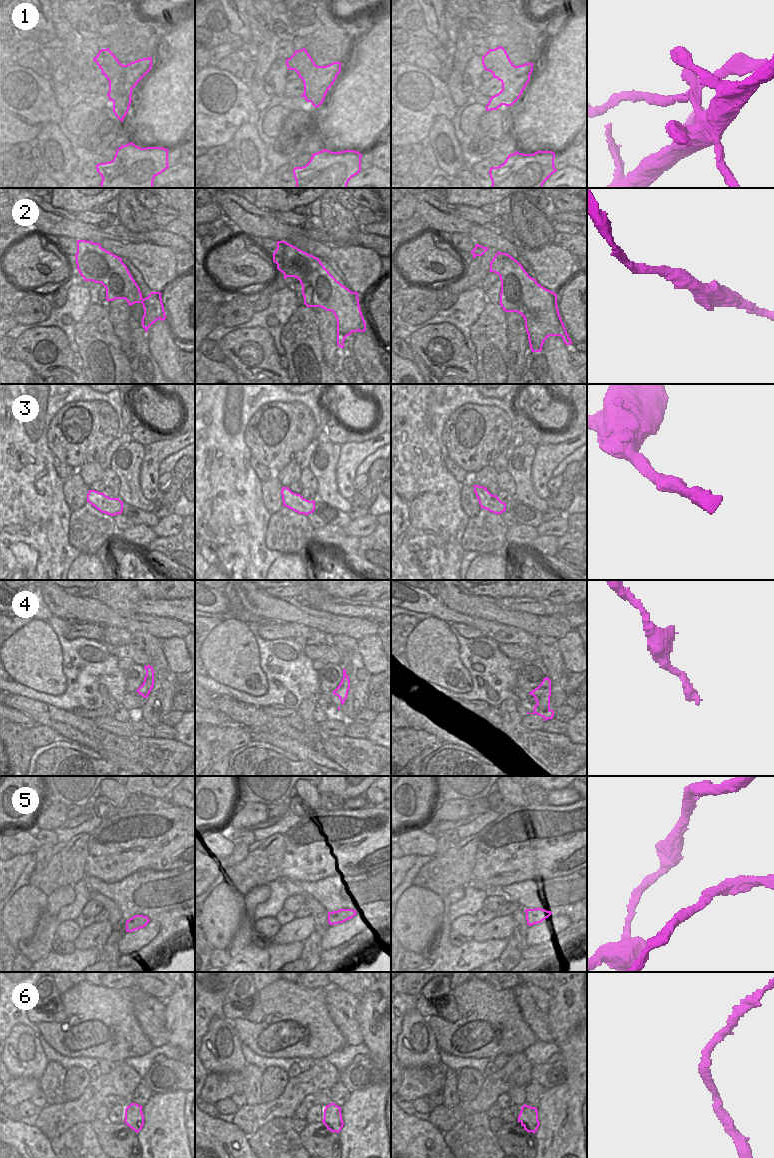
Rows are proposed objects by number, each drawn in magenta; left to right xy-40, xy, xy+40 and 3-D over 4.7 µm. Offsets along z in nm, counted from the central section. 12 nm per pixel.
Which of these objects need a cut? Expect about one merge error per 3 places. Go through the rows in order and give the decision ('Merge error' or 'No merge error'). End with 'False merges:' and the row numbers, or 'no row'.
1: Merge error
2: No merge error
3: No merge error
4: No merge error
5: No merge error
6: Merge error
False merges: 1, 6.

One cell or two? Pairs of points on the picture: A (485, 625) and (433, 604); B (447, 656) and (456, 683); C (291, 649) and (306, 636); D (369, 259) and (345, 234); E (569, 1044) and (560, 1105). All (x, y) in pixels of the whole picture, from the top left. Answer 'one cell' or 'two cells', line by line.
A: one cell
B: one cell
C: two cells
D: two cells
E: one cell

